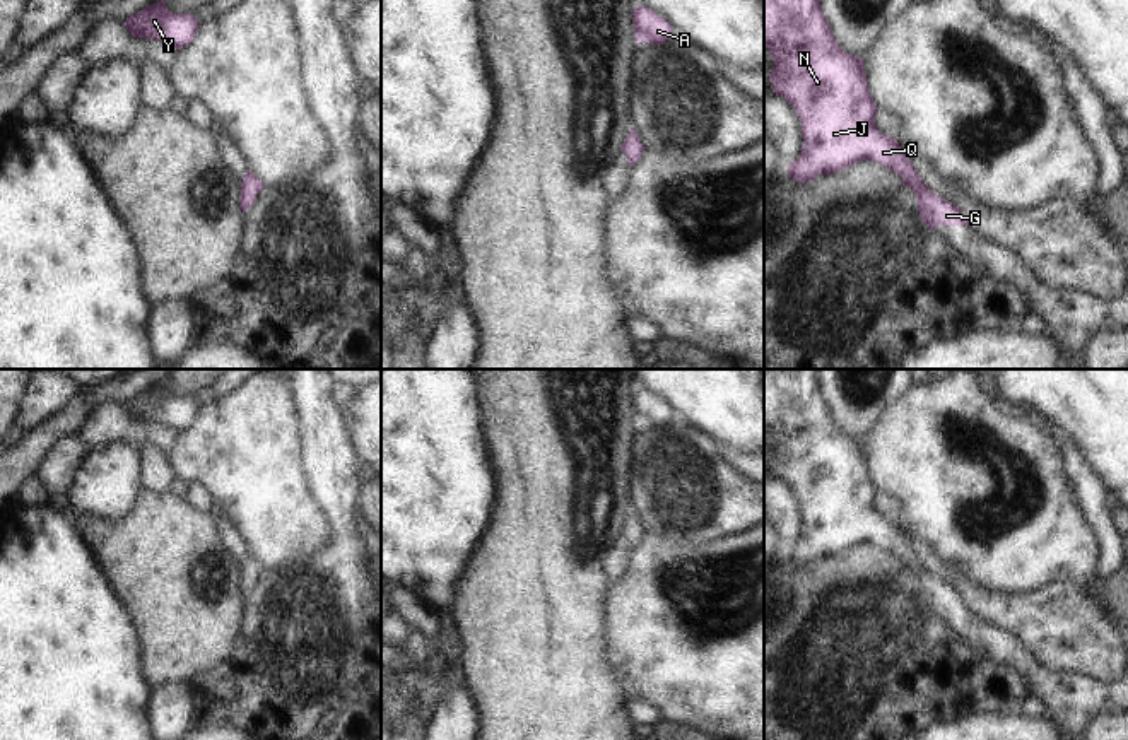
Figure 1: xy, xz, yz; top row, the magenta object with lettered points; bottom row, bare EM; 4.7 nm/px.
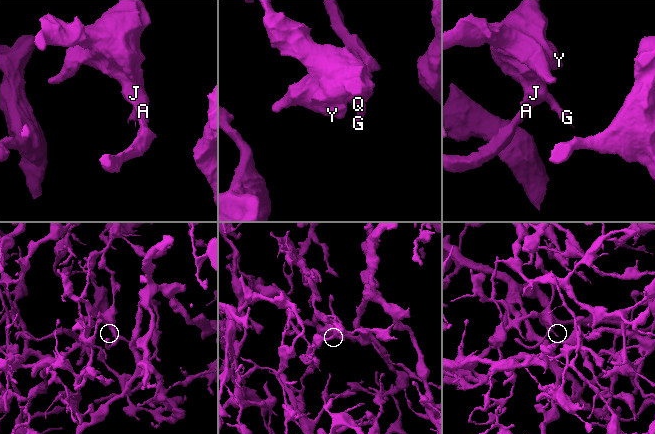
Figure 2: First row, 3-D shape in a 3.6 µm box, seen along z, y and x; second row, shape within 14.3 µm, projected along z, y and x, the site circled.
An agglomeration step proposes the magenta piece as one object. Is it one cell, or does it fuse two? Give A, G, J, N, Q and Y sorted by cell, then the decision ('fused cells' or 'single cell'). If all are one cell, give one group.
groups A G J N Q Y; single cell

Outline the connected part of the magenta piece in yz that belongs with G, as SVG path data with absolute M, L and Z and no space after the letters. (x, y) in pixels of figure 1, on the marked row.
M764 0L764 44L774 60L769 77L776 96L784 97L802 120L803 145L796 161L788 164L788 176L810 183L820 174L843 171L860 161L875 161L902 176L902 186L916 195L921 220L938 226L969 226L964 214L935 195L919 178L909 154L896 137L884 135L875 126L873 103L863 58L846 53L831 34L820 0Z

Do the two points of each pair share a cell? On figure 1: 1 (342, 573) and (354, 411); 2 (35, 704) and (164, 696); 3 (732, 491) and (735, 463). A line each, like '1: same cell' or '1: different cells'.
1: different cells
2: different cells
3: different cells

